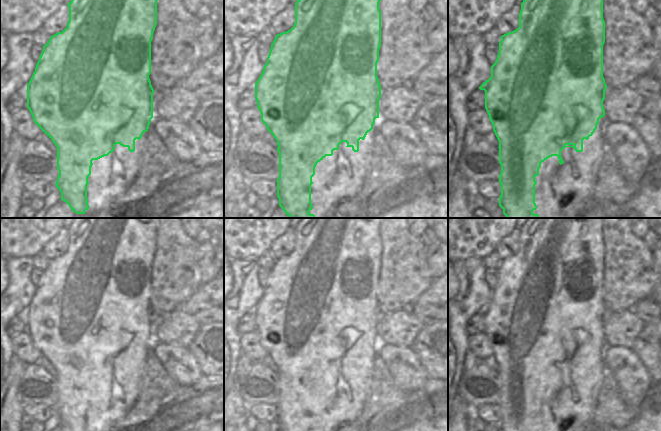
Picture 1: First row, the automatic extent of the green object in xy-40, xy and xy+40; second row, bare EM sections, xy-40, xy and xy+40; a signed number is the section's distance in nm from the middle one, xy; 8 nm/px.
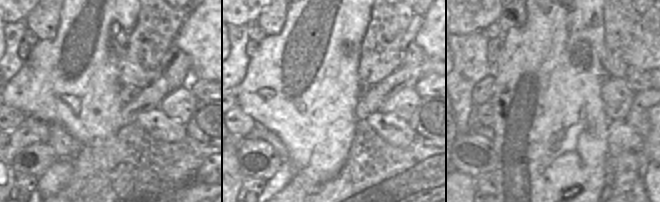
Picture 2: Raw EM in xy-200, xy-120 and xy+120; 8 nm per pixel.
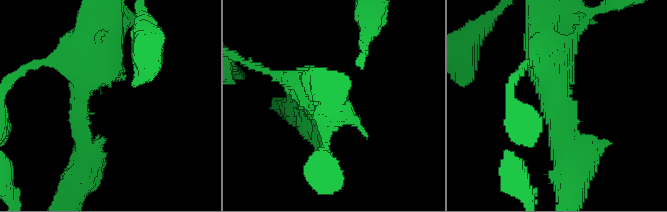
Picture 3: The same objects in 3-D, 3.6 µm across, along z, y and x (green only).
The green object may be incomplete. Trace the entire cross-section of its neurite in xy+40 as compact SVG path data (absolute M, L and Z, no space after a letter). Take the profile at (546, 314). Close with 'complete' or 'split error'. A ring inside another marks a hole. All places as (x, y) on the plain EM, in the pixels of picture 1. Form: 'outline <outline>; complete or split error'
outline M528 218L521 227L519 251L501 260L491 301L479 311L485 315L485 333L499 365L500 431L537 431L535 401L541 387L557 380L563 388L561 375L572 371L582 376L583 364L597 353L599 343L605 340L604 267L603 218Z; complete

